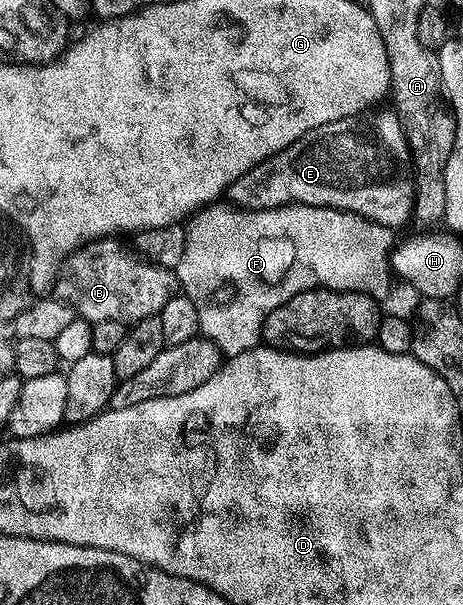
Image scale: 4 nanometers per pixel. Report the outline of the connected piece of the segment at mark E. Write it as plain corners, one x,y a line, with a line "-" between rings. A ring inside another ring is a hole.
364,112
362,114
354,114
353,116
345,116
345,120
333,120
321,128
313,128
313,132
305,132
305,136
298,138
293,145
276,154
274,158
267,158
261,164
249,168
249,172
245,172
245,176
238,178
228,188
226,197
241,210
275,210
279,206
290,206
292,204
300,206
328,206
330,210
343,210
346,214
360,214
361,217
369,219
370,222
376,222
388,228
403,226
407,221
410,223
415,208
415,188
412,182
413,170
408,165
409,151
407,148
407,137
403,135
403,127
399,125
394,117
382,118
381,115
375,113

